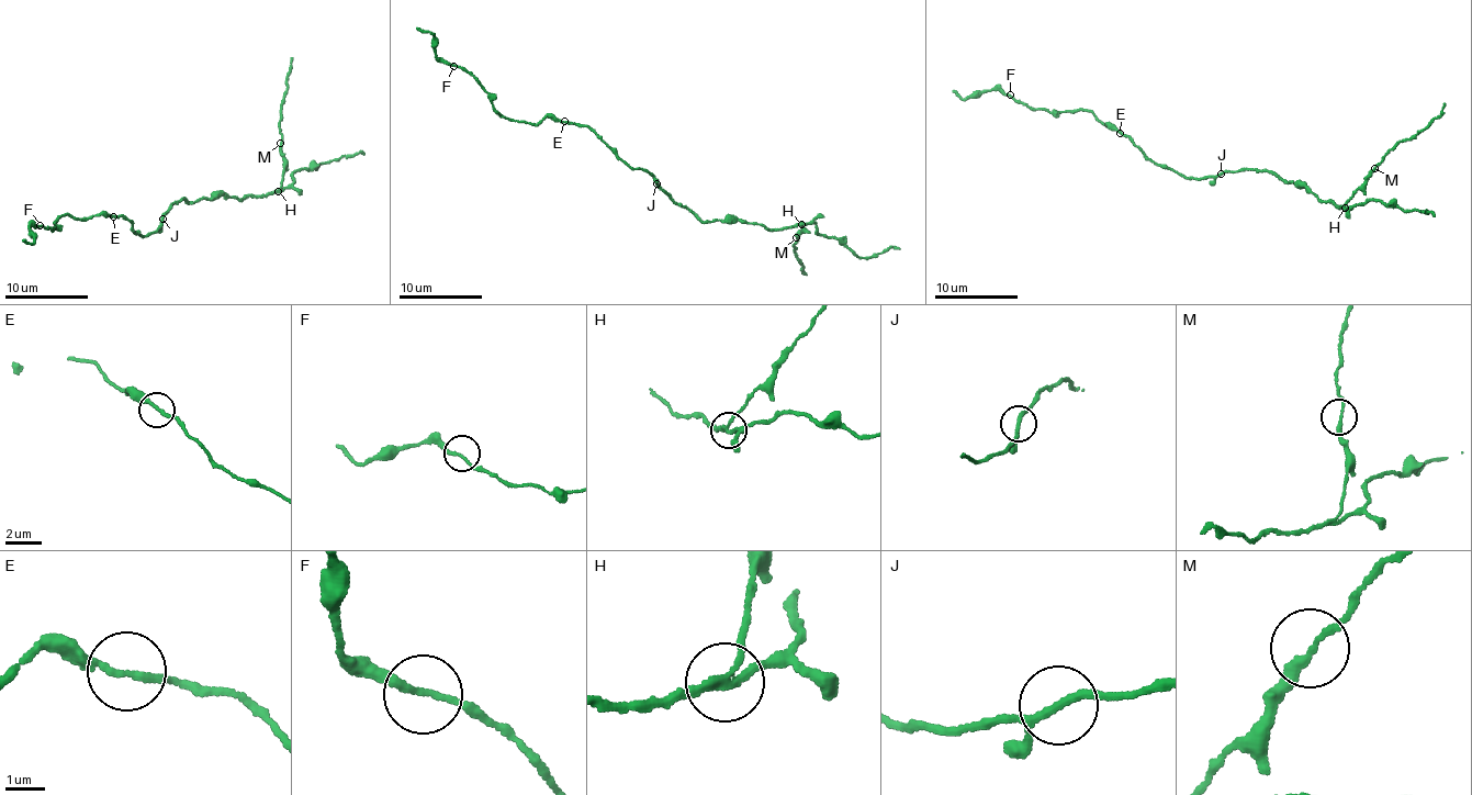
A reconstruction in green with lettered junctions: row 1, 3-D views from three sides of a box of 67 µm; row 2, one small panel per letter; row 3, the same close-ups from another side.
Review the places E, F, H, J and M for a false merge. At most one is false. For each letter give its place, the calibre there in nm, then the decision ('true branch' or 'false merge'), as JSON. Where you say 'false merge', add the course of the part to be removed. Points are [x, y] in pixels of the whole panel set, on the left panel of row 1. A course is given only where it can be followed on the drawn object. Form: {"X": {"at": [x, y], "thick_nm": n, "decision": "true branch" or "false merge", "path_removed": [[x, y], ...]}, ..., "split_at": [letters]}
{"E": {"at": [113, 216], "thick_nm": 170, "decision": "true branch"}, "F": {"at": [40, 225], "thick_nm": 170, "decision": "true branch"}, "H": {"at": [278, 191], "thick_nm": 170, "decision": "false merge", "path_removed": [[278, 190], [291, 185], [294, 172], [315, 168], [323, 161], [363, 154]]}, "J": {"at": [163, 219], "thick_nm": 170, "decision": "true branch"}, "M": {"at": [280, 143], "thick_nm": 190, "decision": "true branch"}, "split_at": ["H"]}

